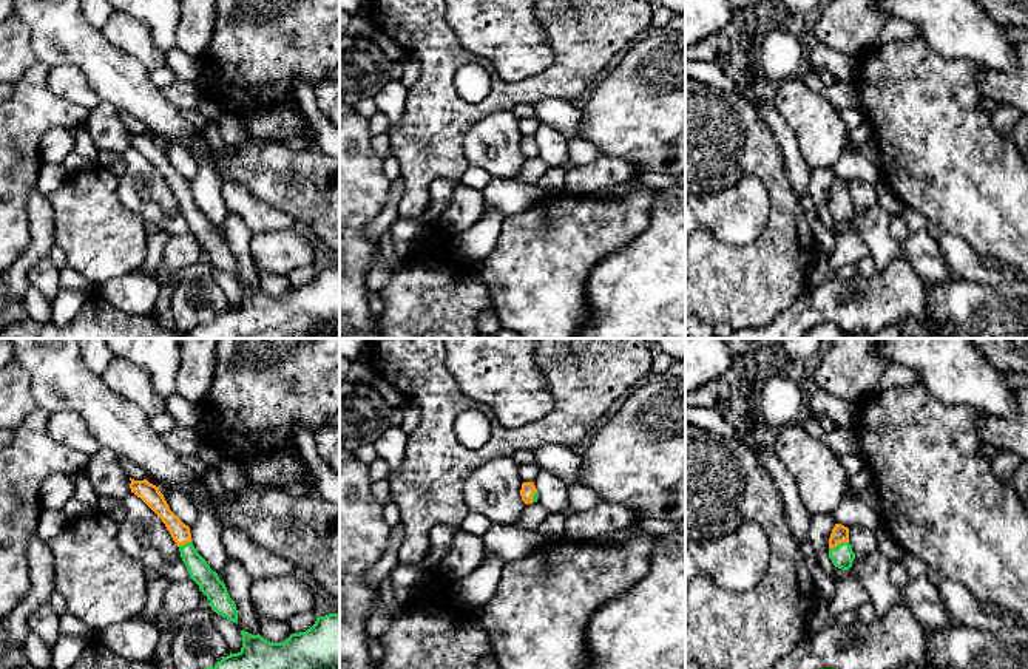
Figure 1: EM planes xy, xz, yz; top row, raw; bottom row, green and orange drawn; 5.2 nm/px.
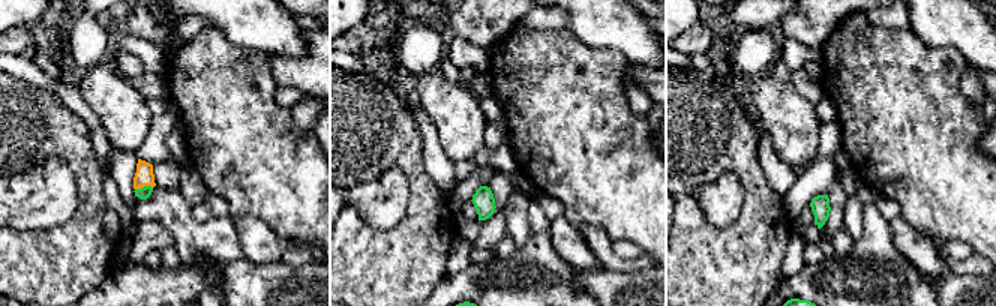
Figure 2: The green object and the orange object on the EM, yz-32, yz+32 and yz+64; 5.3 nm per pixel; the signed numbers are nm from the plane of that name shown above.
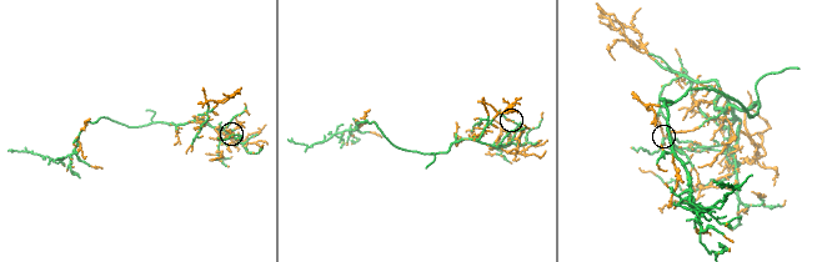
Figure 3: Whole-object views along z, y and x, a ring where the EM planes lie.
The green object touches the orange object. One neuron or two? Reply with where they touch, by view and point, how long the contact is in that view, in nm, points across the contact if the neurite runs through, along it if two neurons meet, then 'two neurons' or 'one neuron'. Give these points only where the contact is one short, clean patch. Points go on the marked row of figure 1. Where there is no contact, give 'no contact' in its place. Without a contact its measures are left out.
yz (838, 544) | 110 nm | one neuron

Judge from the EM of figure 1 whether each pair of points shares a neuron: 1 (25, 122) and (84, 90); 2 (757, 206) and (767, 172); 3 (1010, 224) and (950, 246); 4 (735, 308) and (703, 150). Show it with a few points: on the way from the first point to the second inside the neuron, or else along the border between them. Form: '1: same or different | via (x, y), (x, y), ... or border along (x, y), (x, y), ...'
1: different | border along (50, 67), (48, 87), (56, 95), (88, 110)
2: different | border along (727, 187), (755, 175), (767, 193), (769, 218)
3: different | border along (937, 237), (959, 235), (980, 257)
4: same | via (778, 258), (780, 190), (777, 183), (752, 158)

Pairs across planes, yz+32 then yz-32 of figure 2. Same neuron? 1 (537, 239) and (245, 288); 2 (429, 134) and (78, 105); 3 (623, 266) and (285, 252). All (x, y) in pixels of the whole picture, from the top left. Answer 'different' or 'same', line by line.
1: different
2: same
3: same

